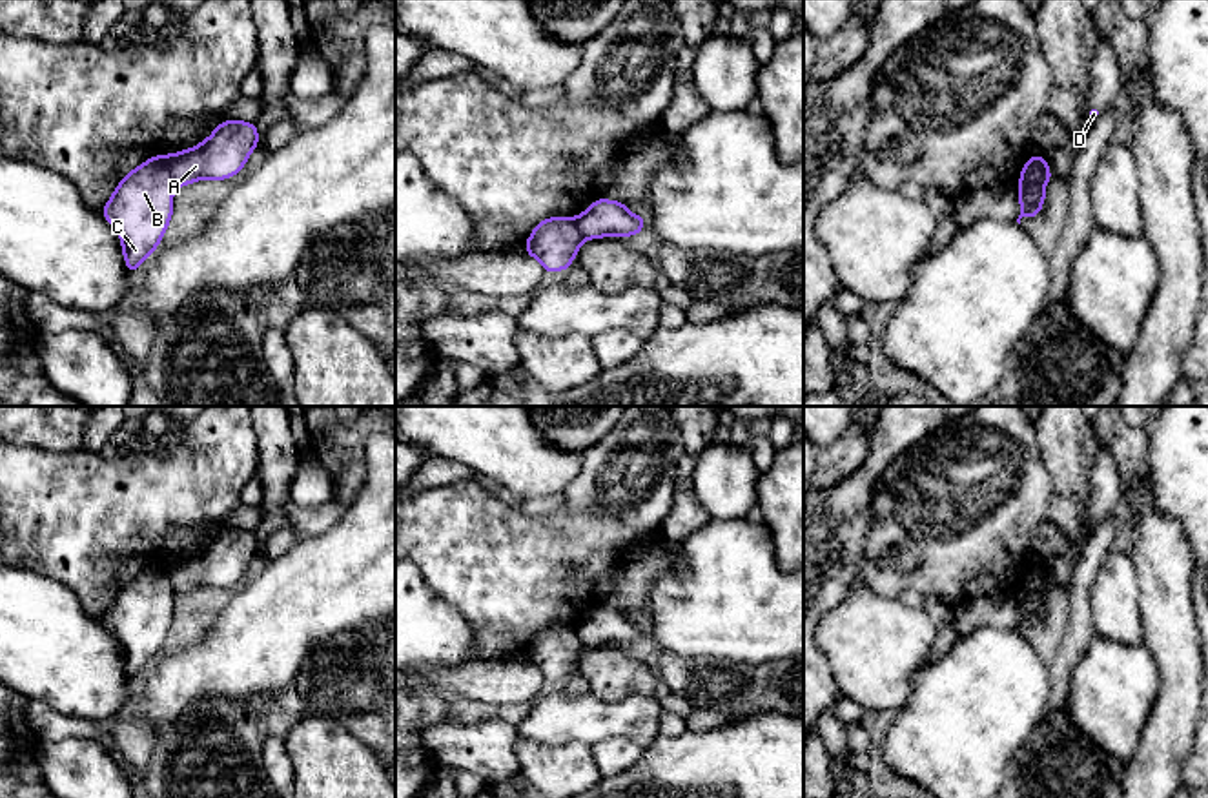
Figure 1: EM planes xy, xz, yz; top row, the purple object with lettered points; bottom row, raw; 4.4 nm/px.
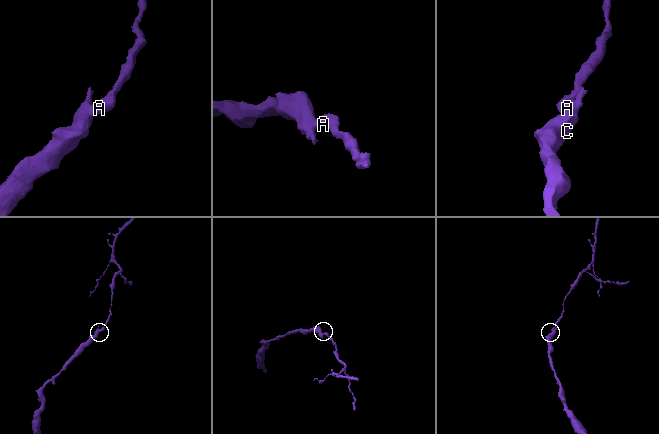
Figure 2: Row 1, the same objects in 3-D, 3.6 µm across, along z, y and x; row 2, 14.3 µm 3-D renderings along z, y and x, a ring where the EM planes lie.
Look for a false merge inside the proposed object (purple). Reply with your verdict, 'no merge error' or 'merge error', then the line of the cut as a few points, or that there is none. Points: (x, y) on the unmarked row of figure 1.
merge error; cut in yz along (1043, 565), (1039, 583), (1021, 596)

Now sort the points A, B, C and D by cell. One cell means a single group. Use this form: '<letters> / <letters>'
A / B C D

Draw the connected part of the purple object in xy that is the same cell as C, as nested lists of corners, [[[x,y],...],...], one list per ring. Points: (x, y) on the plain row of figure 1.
[[[157,563],[129,579],[102,618],[122,649],[131,683],[157,658],[168,638],[173,623],[173,596],[169,563]]]

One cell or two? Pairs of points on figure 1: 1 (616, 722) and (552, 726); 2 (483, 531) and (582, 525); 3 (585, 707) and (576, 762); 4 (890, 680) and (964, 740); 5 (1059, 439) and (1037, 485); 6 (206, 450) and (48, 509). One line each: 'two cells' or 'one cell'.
1: one cell
2: one cell
3: two cells
4: two cells
5: two cells
6: one cell

